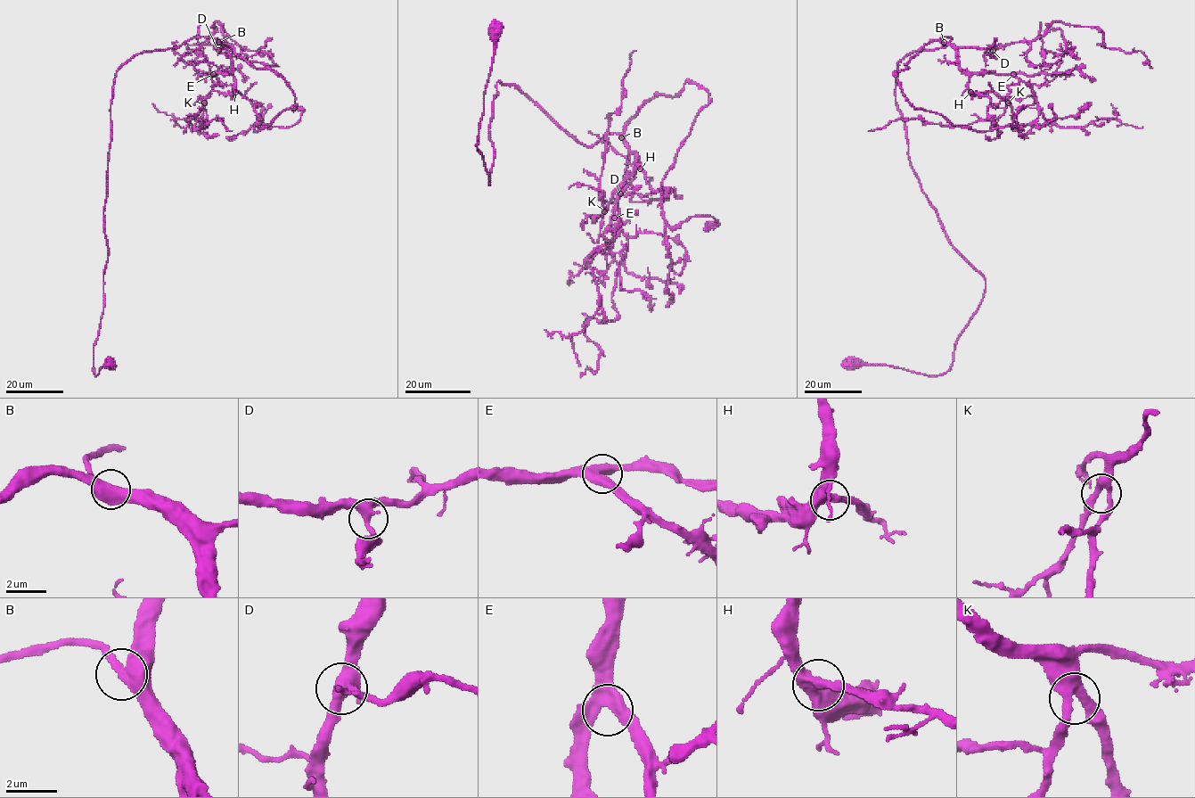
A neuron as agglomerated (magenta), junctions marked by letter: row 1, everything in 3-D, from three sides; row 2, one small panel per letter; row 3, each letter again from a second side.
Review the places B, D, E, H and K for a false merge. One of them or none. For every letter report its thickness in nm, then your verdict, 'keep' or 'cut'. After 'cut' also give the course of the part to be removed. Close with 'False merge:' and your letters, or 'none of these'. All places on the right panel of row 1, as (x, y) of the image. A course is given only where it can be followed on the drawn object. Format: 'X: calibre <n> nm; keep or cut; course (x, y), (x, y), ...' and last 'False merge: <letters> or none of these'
B: calibre 400 nm; keep
D: calibre 400 nm; keep
E: calibre 400 nm; keep
H: calibre 400 nm; keep
K: calibre 380 nm; keep
False merge: none of these

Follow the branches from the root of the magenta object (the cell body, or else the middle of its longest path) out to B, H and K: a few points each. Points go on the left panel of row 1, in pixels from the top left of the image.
B: (110, 363), (94, 374), (108, 256), (103, 206), (114, 75), (143, 53), (177, 48), (200, 37), (218, 43)
H: (110, 363), (94, 374), (108, 256), (103, 206), (114, 75), (140, 53), (209, 37), (228, 52), (235, 92)
K: (110, 363), (94, 374), (114, 75), (140, 53), (215, 38), (228, 52), (234, 89), (211, 91), (204, 102)

